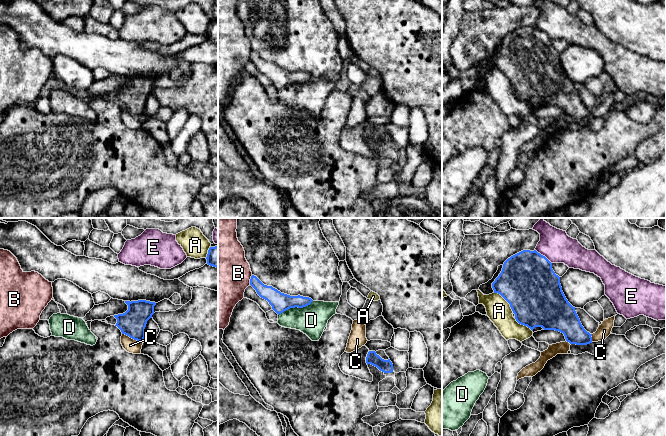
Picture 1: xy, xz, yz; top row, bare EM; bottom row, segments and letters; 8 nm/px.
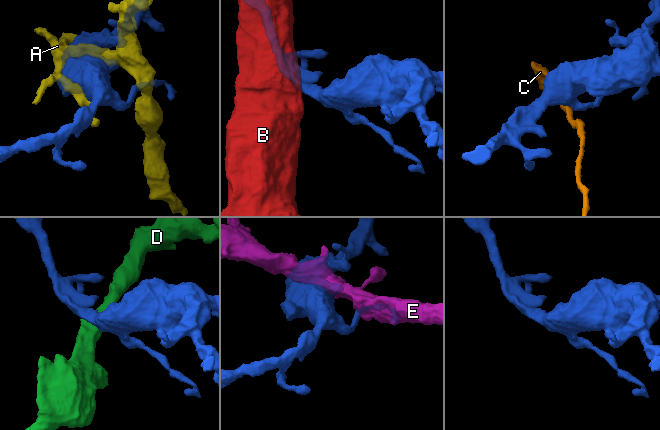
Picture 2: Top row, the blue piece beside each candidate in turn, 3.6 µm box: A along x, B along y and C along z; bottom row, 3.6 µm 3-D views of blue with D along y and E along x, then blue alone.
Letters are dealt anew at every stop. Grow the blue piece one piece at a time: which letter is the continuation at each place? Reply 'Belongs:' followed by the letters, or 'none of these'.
Belongs: none of these

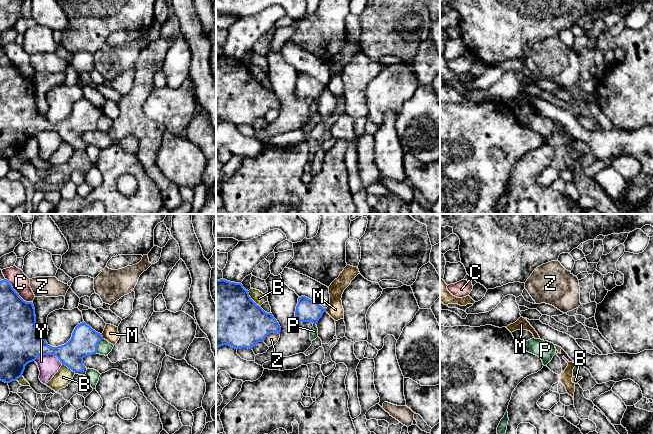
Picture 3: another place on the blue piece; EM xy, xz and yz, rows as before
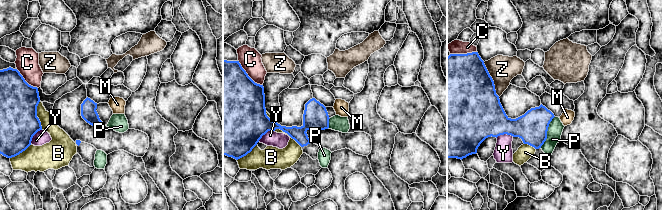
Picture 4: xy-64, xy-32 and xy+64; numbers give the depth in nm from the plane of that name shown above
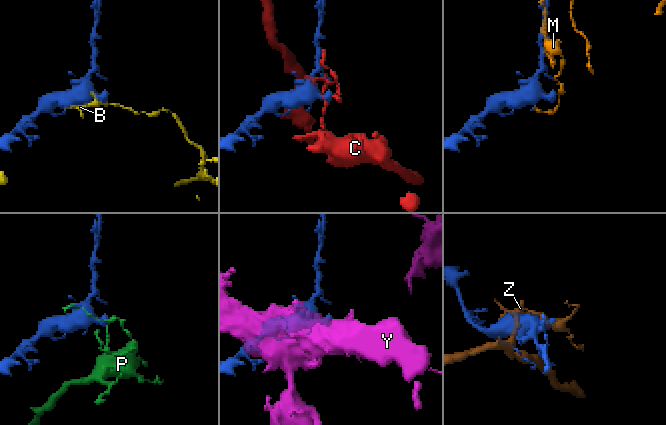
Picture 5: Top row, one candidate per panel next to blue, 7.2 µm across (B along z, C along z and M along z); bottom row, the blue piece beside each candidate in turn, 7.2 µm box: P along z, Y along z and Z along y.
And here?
Belongs: none of these

